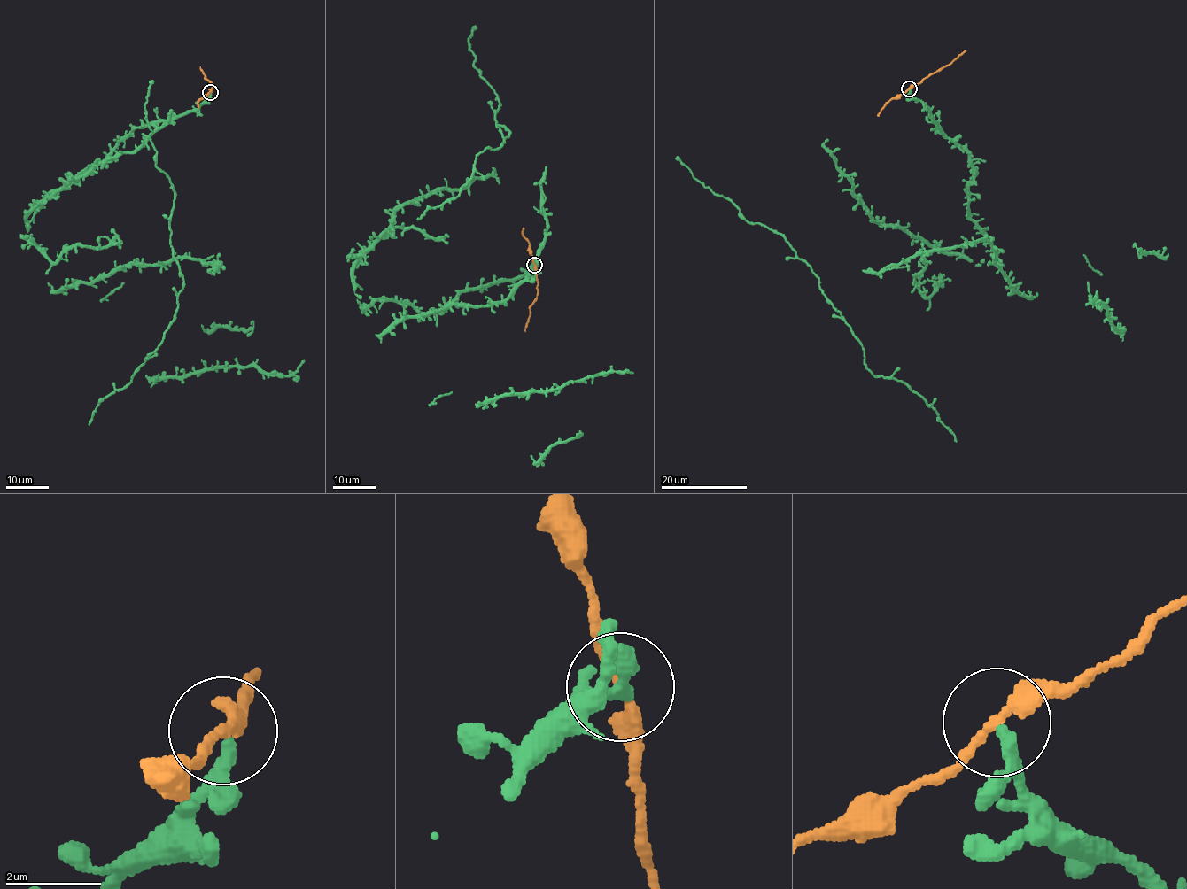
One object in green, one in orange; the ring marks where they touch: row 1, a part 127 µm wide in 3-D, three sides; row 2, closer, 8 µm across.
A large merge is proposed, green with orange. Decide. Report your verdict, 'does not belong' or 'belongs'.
does not belong

